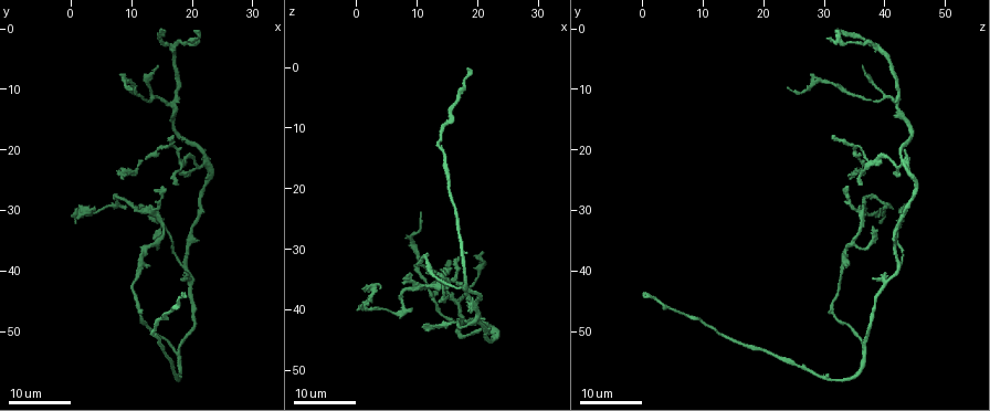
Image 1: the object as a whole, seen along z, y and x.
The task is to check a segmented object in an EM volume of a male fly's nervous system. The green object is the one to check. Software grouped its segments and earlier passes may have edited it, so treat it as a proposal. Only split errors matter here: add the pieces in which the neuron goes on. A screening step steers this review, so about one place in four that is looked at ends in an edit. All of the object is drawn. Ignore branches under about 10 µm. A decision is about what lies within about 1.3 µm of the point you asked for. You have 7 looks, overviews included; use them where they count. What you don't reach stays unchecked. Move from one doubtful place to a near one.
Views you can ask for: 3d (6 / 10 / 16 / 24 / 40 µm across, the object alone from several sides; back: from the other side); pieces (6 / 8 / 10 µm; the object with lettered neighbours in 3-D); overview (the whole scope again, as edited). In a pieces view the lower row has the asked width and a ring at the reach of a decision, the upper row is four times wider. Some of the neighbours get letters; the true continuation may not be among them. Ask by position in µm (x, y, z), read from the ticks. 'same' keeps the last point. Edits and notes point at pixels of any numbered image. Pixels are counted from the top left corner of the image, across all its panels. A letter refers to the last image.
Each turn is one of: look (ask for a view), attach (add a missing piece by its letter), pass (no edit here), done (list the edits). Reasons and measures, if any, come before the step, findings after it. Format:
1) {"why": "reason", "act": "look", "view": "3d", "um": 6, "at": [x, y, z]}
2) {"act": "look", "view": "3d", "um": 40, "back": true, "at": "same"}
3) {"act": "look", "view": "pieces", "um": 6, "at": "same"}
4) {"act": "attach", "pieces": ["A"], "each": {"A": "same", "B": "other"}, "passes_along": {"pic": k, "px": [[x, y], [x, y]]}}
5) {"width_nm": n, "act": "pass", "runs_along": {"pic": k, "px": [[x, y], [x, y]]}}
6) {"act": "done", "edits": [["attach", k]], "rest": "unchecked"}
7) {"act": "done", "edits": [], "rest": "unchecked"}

{"why": "end of a long branch", "act": "look", "view": "3d", "um": 16, "at": [18.5, 44.5, 0.5]}

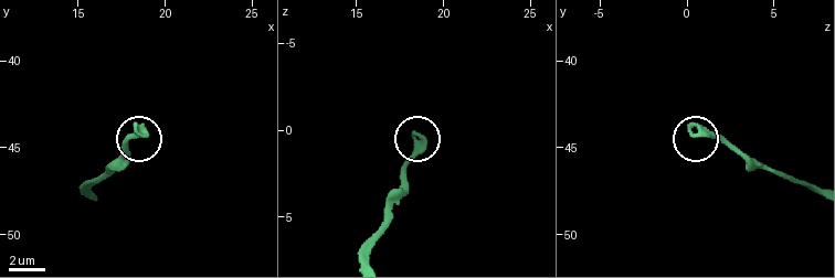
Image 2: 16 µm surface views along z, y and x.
{"why": "see the neighbours", "act": "look", "view": "pieces", "um": 10, "at": [18.5, 44.2, 0.2]}

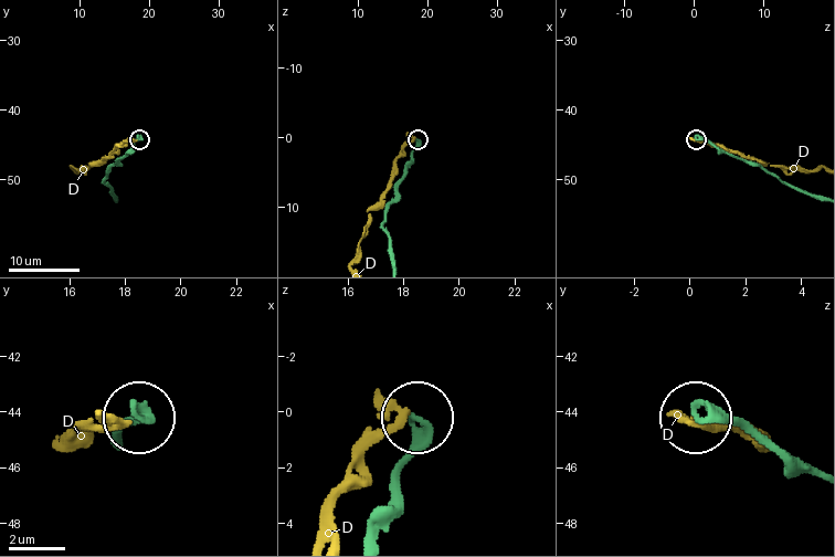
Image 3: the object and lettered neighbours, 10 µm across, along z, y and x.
{"act": "pass", "each": {"D": "other"}, "runs_along": {"pic": 3, "px": [[369, 536], [419, 418]]}, "found": "none of them fits"}

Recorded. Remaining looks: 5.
{"why": "free end", "act": "look", "view": "3d", "um": 16, "at": [14.5, 6.0, 36.0]}

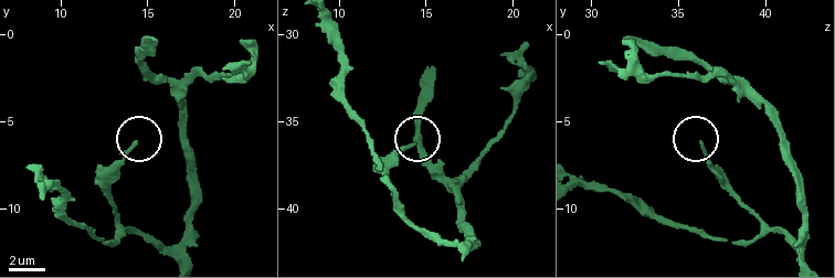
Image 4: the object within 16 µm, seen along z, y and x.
{"act": "look", "view": "pieces", "um": 10, "at": [14.2, 6.1, 36.3]}

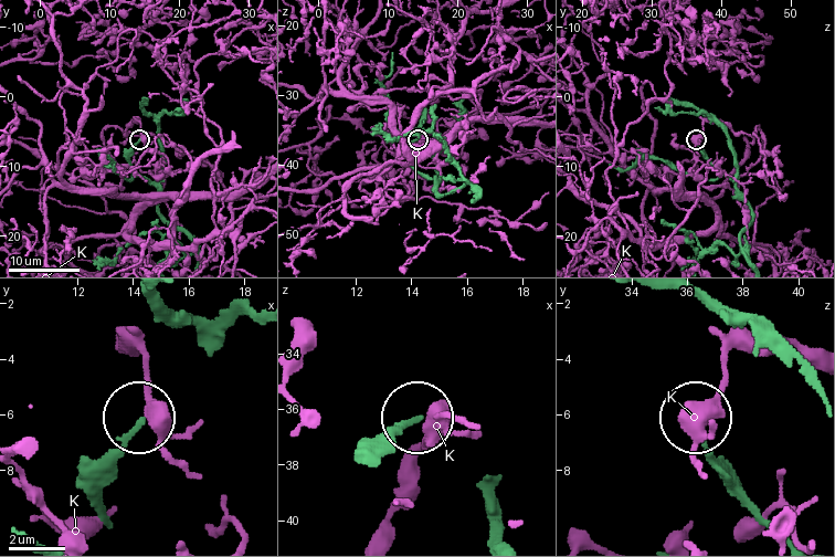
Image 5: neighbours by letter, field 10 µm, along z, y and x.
{"act": "pass", "each": {"K": "other"}, "runs_along": {"pic": 5, "px": [[108, 515], [103, 479], [139, 418]]}, "found": "no lettered piece goes on from it"}

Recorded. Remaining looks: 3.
{"why": "free end", "act": "look", "view": "3d", "um": 16, "at": [17.0, 17.5, 32.0]}

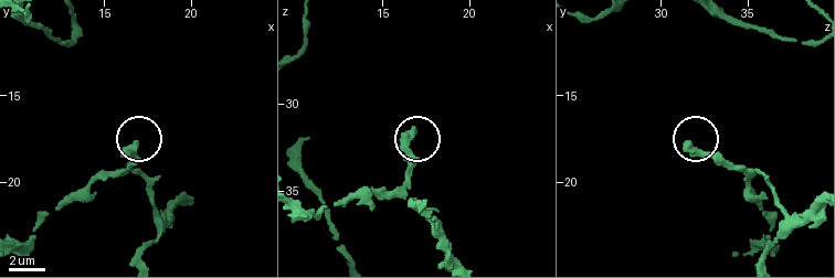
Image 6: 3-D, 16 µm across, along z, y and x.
{"why": "what lies round it", "act": "look", "view": "pieces", "um": 10, "at": [16.7, 17.8, 31.7]}

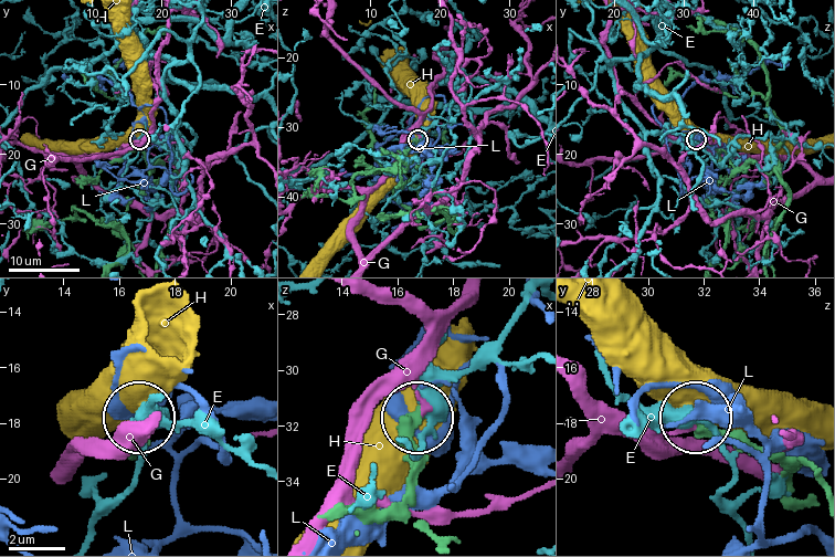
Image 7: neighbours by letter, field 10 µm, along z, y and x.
{"act": "pass", "each": {"E": "other", "G": "other", "H": "other", "L": "other"}, "runs_along": {"pic": 7, "px": [[433, 536], [412, 507], [416, 418]]}, "found": "none of them fits"}

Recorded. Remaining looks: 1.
{"act": "done", "edits": [], "rest": "unchecked"}

